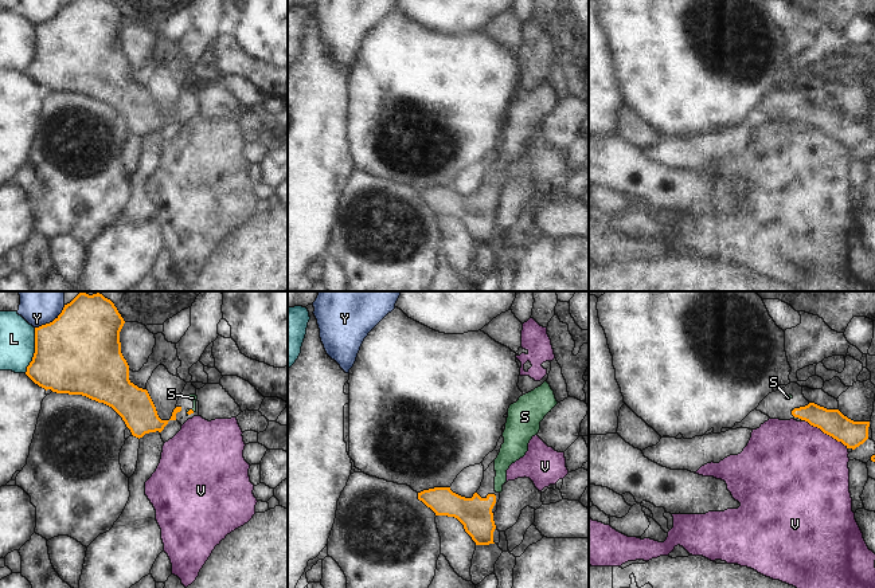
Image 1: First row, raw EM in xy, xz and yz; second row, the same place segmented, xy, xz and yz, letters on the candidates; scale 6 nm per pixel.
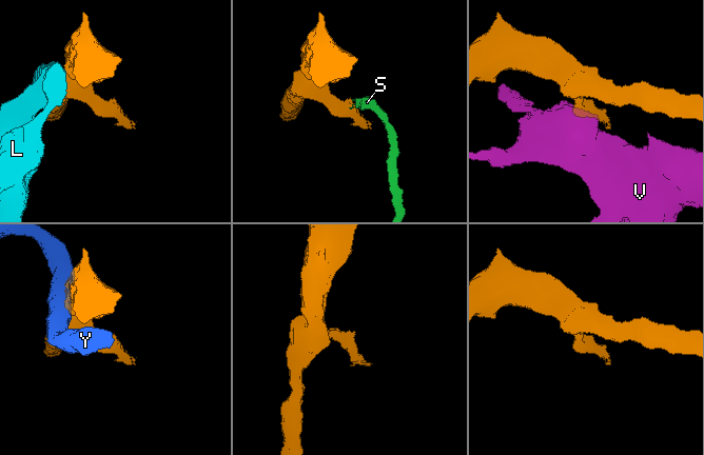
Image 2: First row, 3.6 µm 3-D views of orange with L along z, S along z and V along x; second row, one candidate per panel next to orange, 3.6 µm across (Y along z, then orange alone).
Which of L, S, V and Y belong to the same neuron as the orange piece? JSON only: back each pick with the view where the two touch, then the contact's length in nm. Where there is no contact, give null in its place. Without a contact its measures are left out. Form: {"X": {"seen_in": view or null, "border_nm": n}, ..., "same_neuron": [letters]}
{"S": {"seen_in": "xy", "border_nm": 50}, "same_neuron": ["S"]}

